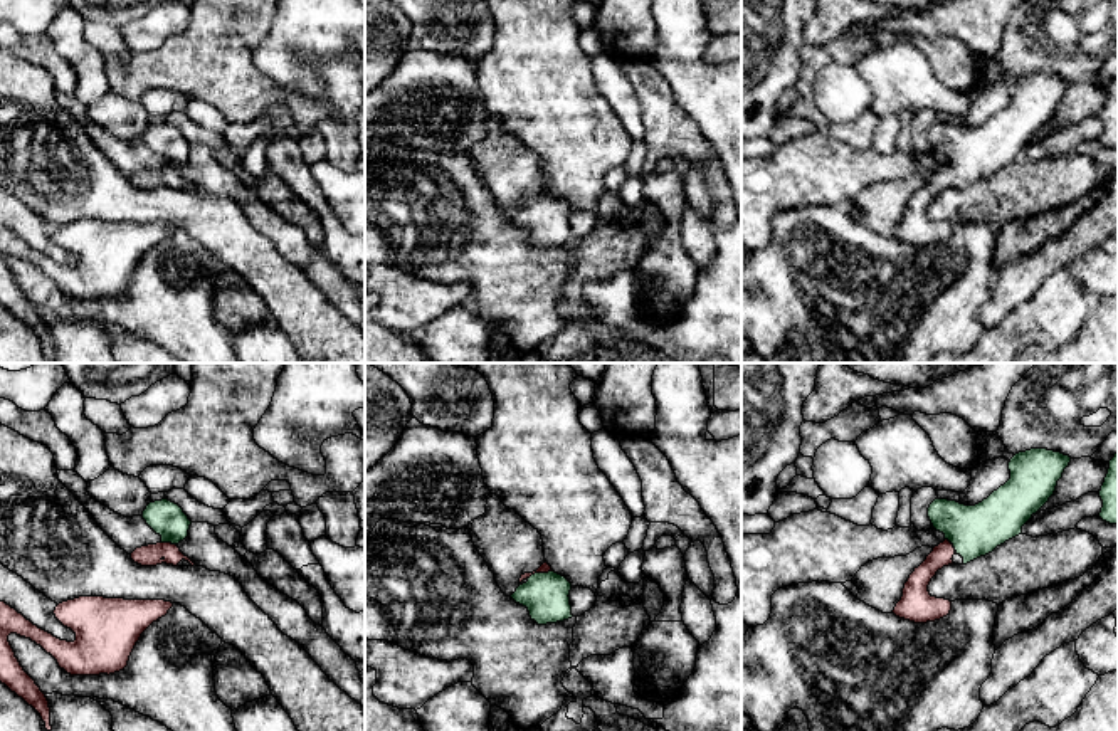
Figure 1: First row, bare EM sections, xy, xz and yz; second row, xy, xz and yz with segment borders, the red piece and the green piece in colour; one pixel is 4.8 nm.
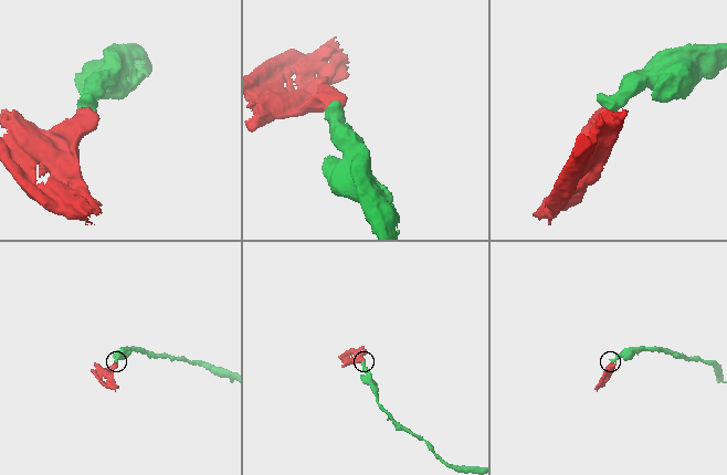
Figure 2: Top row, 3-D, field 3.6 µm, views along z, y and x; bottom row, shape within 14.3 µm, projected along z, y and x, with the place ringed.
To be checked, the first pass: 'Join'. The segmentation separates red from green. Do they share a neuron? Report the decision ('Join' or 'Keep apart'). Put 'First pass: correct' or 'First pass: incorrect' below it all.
Join
First pass: correct

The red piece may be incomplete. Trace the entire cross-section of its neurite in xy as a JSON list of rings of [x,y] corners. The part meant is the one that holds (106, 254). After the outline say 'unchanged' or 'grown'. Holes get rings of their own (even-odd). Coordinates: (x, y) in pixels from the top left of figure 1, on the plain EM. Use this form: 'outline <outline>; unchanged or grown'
outline [[[79,220],[55,230],[55,242],[76,257],[74,266],[61,264],[39,252],[15,232],[0,225],[0,306],[32,329],[50,350],[45,318],[24,294],[8,266],[10,257],[30,262],[50,277],[71,299],[114,297],[128,289],[141,257],[173,230],[165,224],[124,224]]]; unchanged

